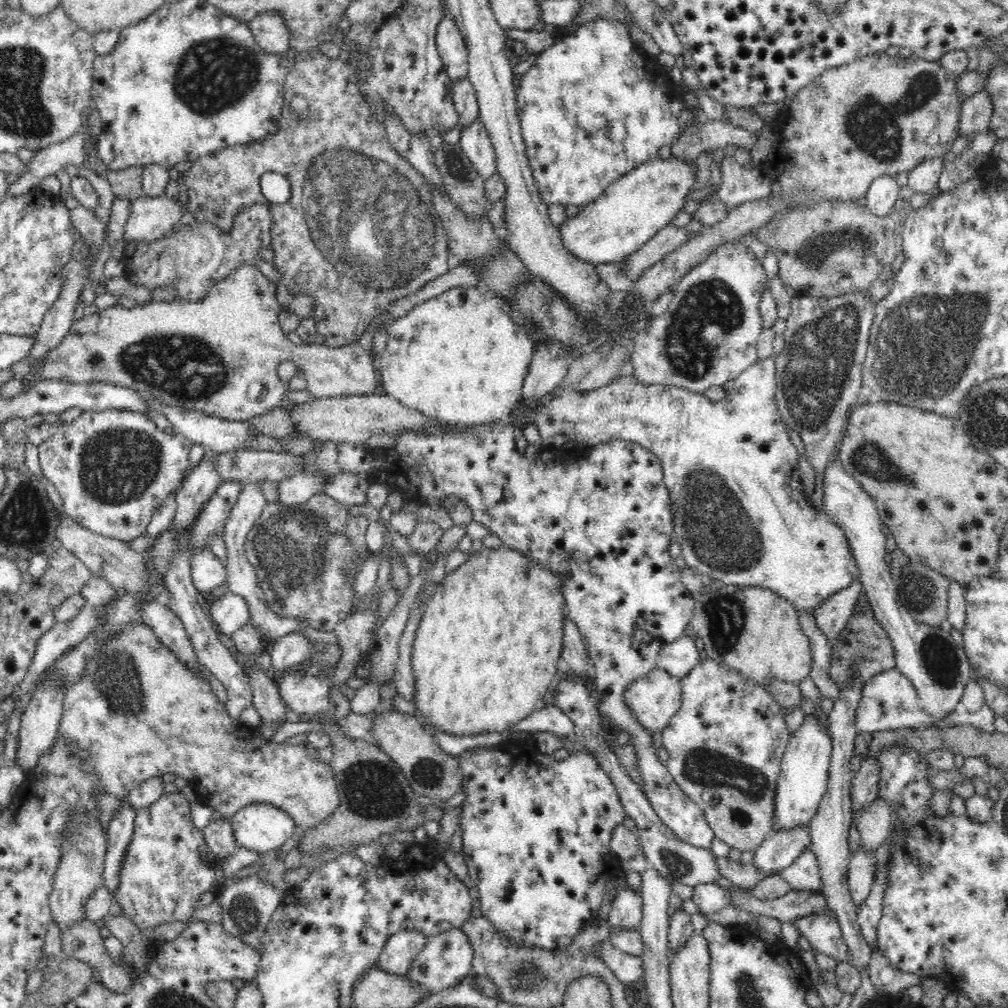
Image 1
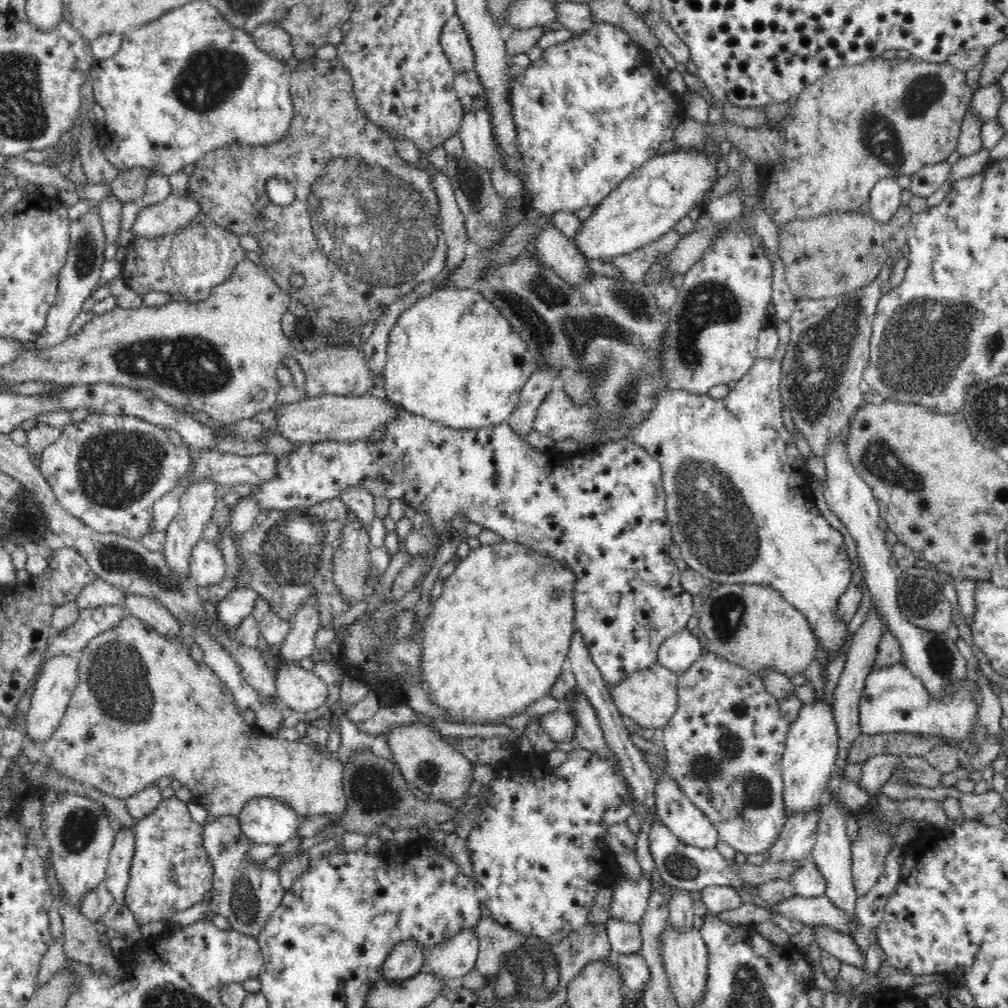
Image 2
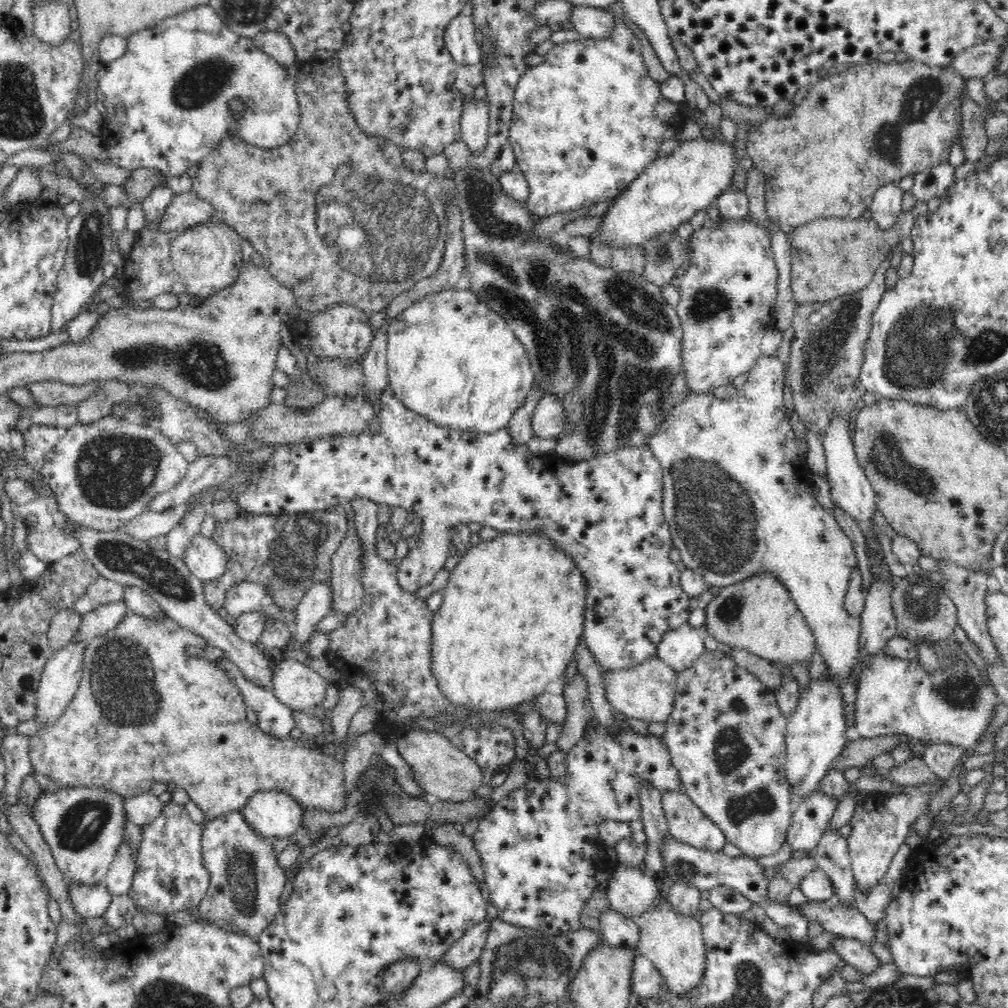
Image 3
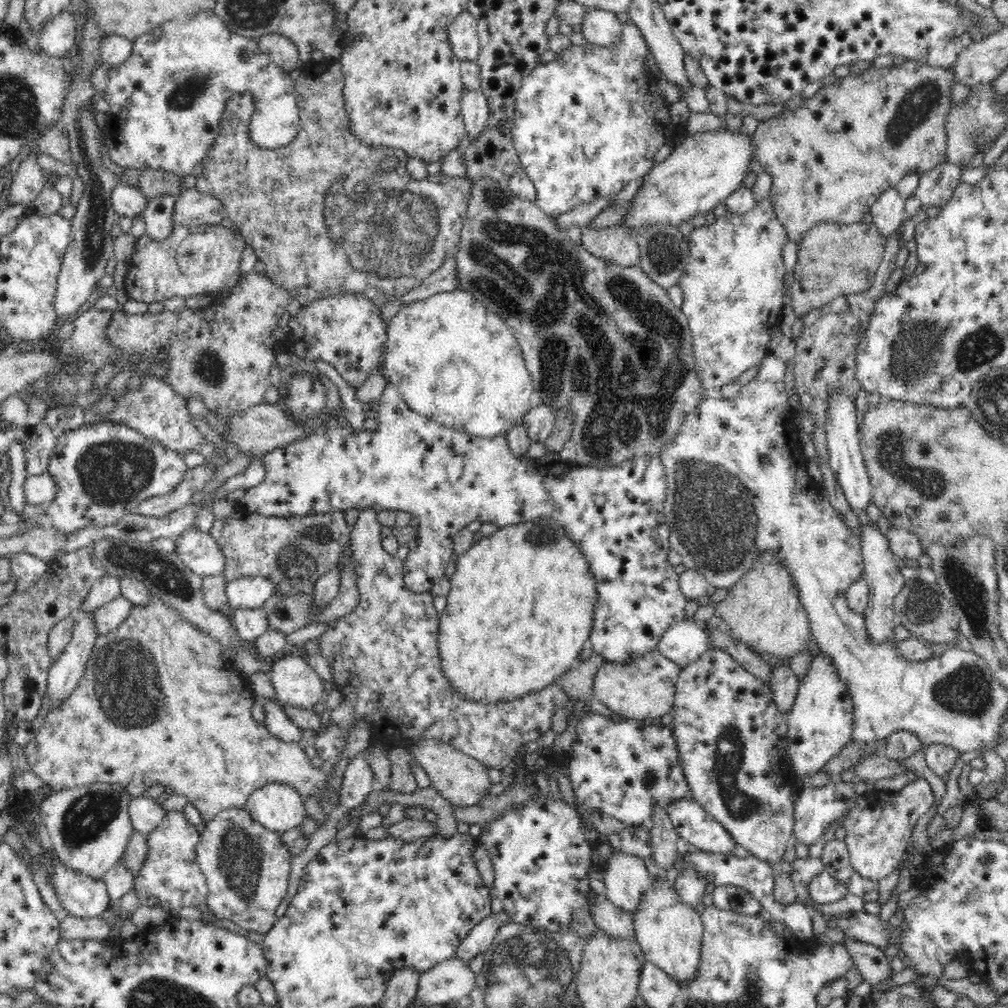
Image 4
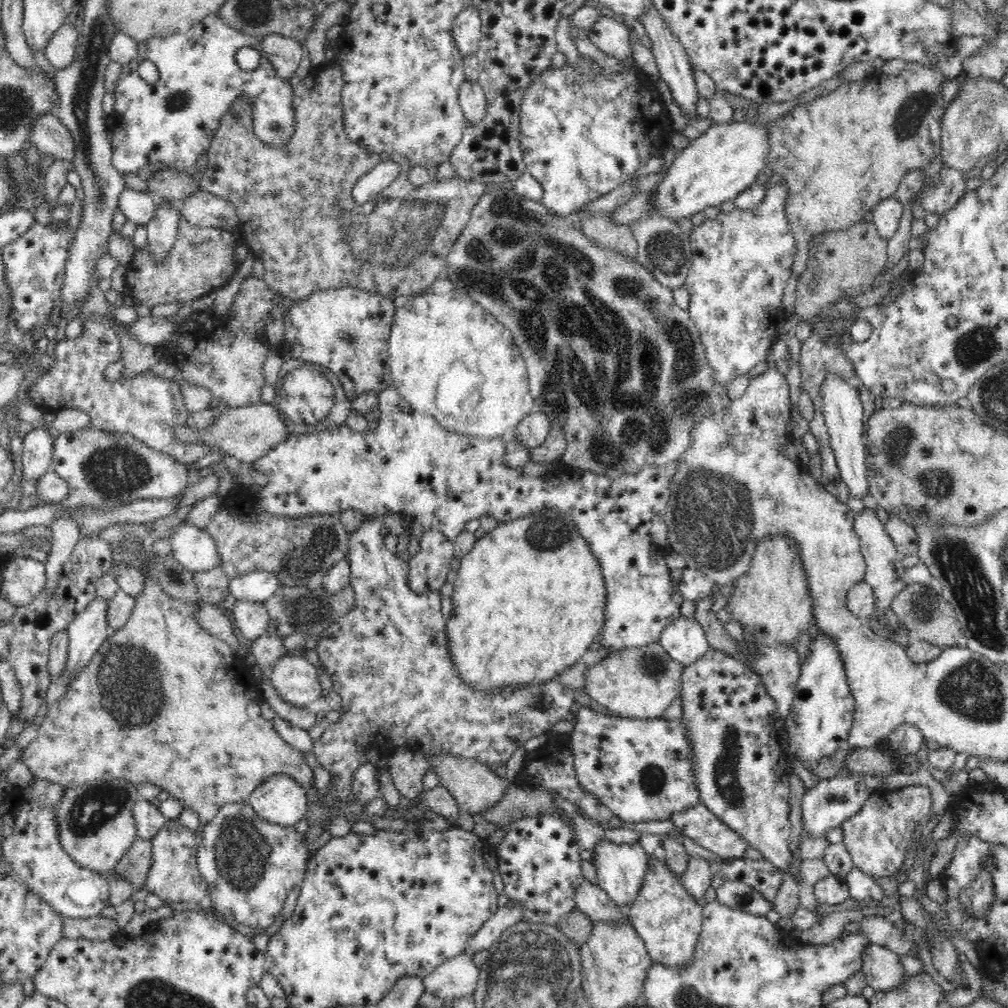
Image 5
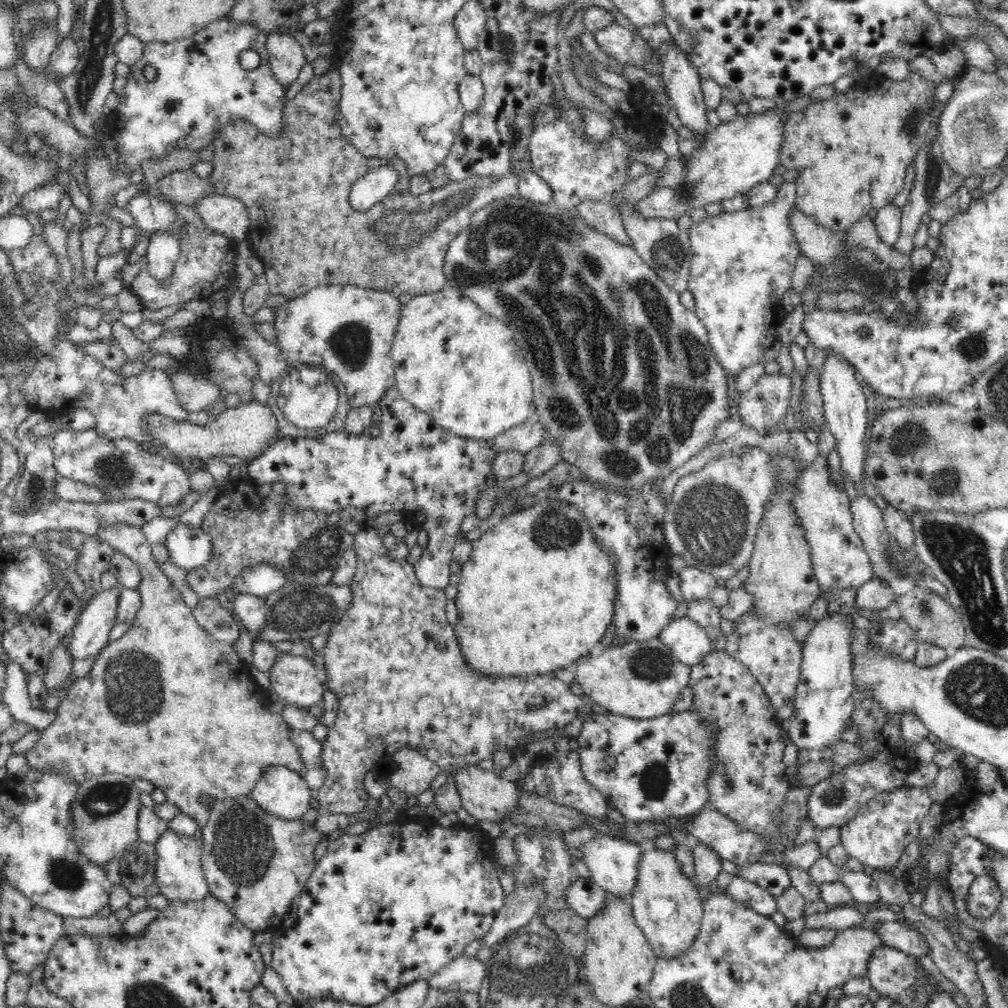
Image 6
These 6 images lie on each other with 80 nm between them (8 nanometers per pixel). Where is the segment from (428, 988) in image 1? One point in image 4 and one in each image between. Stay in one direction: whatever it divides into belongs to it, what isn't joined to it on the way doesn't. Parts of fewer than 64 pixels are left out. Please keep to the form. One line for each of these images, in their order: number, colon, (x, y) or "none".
2: (452, 959)
3: (468, 948)
4: (480, 939)

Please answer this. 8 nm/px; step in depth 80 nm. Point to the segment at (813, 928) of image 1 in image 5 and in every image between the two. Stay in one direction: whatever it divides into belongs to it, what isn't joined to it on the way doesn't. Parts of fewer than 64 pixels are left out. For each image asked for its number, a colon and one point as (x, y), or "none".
2: (840, 945)
3: (856, 953)
4: (871, 961)
5: (881, 967)

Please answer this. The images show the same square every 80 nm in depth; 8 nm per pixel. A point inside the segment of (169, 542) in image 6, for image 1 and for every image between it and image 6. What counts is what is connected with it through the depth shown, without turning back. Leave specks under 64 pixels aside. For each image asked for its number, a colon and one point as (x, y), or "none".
1: (208, 572)
2: (207, 568)
3: (206, 560)
4: (200, 552)
5: (192, 547)

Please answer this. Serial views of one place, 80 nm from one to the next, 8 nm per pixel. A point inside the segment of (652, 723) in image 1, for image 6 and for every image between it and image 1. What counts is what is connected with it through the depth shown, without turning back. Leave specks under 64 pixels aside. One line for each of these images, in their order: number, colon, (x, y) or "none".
2: (650, 697)
3: (647, 692)
4: (644, 688)
5: (641, 683)
6: (642, 680)

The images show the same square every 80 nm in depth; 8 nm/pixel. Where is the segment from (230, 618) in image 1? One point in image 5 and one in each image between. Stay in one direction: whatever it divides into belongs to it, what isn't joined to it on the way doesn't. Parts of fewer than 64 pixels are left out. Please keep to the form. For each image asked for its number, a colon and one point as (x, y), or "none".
2: (238, 604)
3: (245, 597)
4: (251, 592)
5: (257, 586)

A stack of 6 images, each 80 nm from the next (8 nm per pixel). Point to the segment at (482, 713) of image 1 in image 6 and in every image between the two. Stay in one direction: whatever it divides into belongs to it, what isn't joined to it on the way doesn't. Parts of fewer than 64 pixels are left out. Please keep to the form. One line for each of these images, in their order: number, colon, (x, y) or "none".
2: (496, 640)
3: (512, 615)
4: (520, 606)
5: (528, 600)
6: (537, 593)

